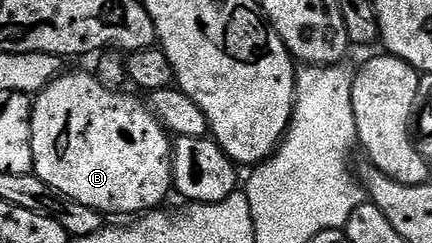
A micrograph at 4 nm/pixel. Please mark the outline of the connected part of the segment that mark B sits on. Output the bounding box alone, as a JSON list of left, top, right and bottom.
[30,73,173,215]

